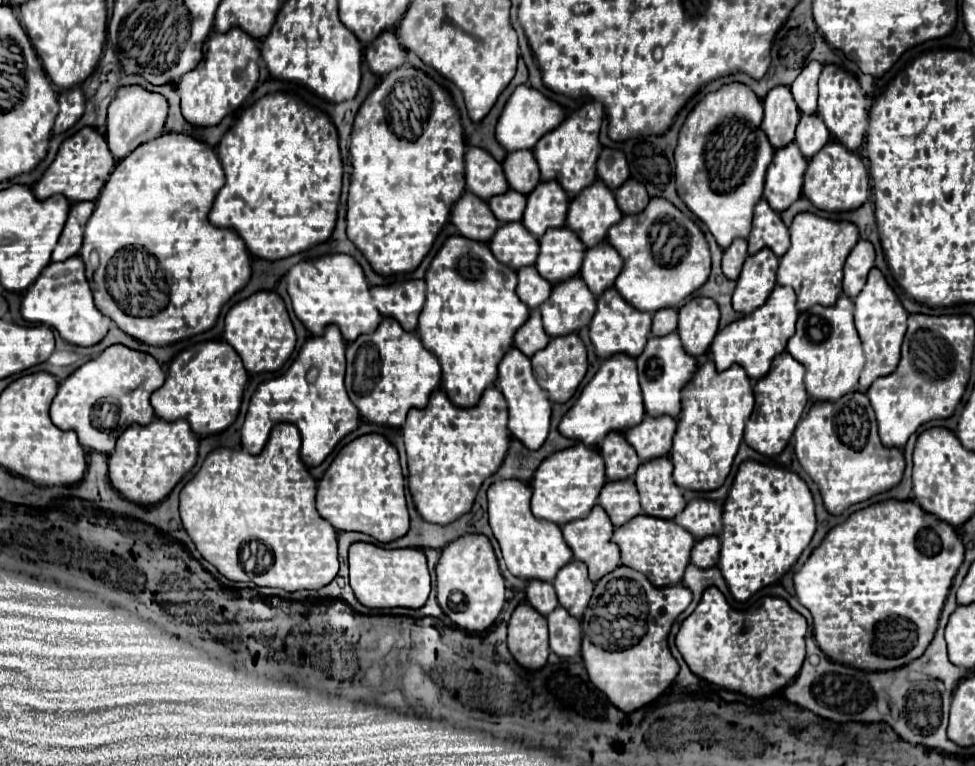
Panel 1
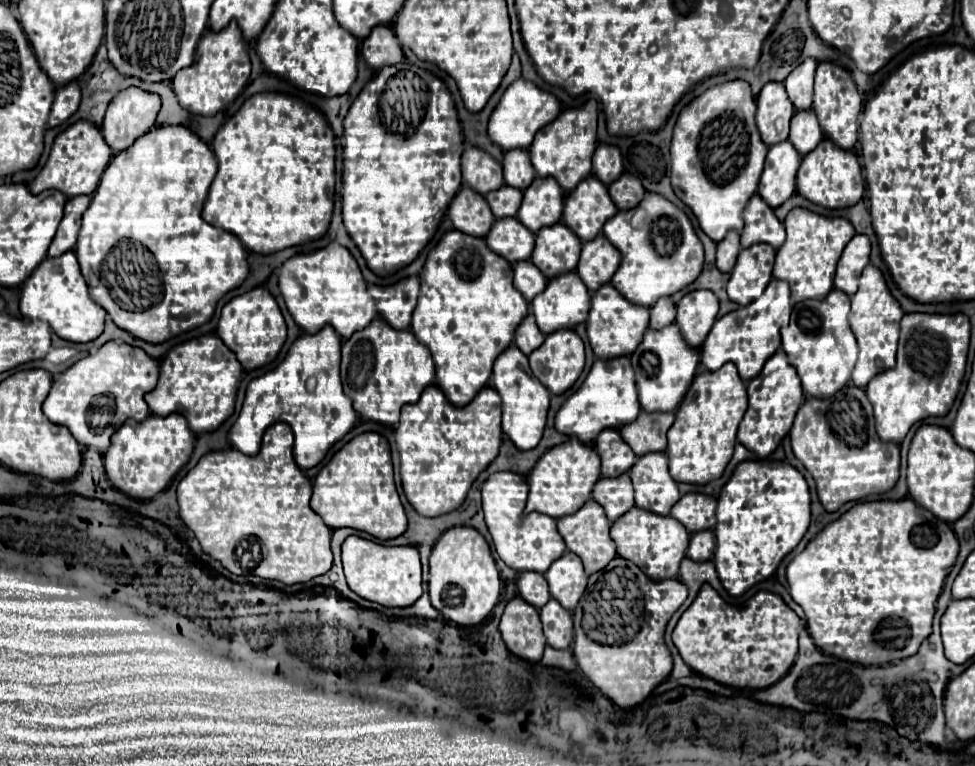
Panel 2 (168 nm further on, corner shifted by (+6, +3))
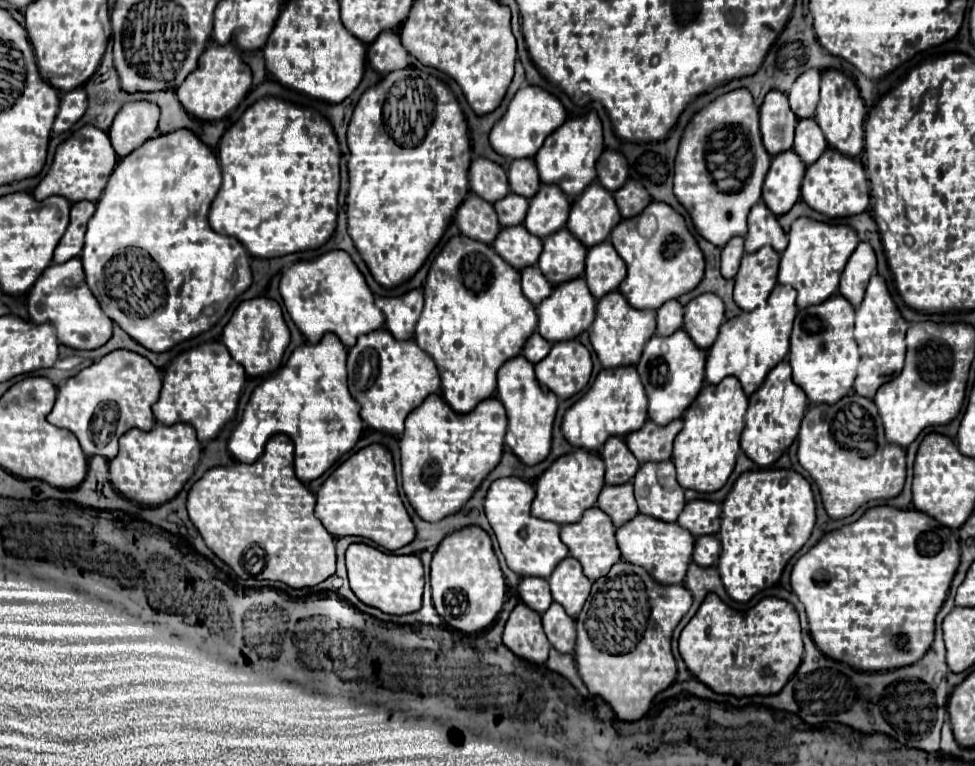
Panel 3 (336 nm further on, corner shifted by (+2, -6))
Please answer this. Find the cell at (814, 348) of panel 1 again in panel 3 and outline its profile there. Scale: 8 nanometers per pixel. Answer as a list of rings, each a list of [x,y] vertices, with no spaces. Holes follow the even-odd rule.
[[[833,294],[817,306],[799,310],[791,332],[789,364],[793,368],[793,382],[803,388],[807,398],[815,404],[835,404],[853,386],[859,364],[859,350],[853,338],[855,310],[841,296]]]

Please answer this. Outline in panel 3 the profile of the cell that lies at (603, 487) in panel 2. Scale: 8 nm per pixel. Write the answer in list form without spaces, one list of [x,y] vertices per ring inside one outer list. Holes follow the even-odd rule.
[[[621,484],[621,486],[603,486],[597,506],[611,516],[613,524],[619,528],[631,518],[635,518],[637,512],[637,502],[633,496],[633,484]]]

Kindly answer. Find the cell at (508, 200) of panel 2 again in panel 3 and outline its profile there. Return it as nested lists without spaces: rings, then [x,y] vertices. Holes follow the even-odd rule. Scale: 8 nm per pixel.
[[[507,194],[505,198],[497,200],[495,210],[499,214],[499,224],[501,226],[517,226],[525,220],[525,212],[529,208],[529,200],[525,196],[517,194]]]

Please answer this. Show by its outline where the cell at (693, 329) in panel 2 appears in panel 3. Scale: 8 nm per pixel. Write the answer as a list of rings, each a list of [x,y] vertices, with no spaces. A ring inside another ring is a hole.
[[[701,294],[685,306],[683,330],[693,338],[693,342],[699,348],[707,350],[715,342],[723,318],[725,318],[723,300],[717,294]]]

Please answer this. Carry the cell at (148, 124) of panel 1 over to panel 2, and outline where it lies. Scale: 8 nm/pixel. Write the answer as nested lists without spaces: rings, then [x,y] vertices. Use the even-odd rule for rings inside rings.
[[[129,87],[113,97],[101,127],[107,145],[115,151],[113,155],[131,147],[137,137],[145,135],[155,125],[159,107],[161,99],[139,87]]]

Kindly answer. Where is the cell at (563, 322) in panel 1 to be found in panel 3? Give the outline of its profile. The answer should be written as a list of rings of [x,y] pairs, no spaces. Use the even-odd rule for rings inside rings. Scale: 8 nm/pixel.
[[[575,278],[575,280],[569,280],[565,284],[555,286],[553,294],[547,296],[537,306],[537,316],[539,316],[539,328],[537,330],[545,340],[549,340],[549,342],[573,340],[593,324],[593,320],[595,320],[595,298],[589,292],[585,280]]]

